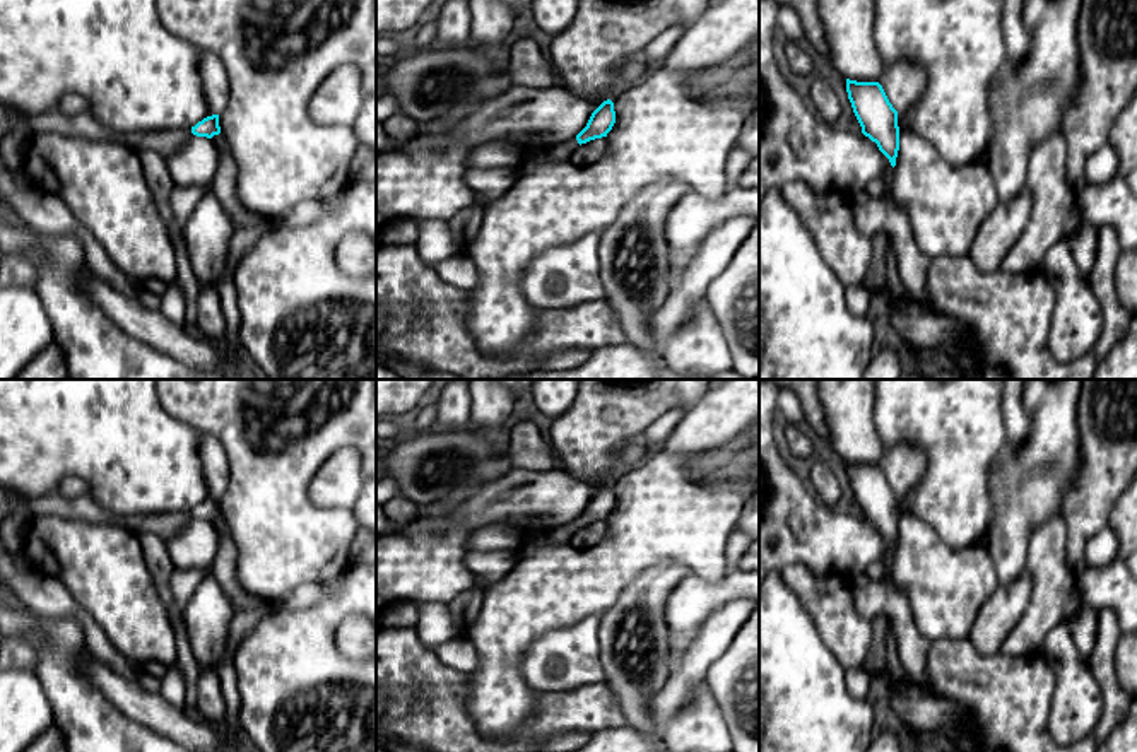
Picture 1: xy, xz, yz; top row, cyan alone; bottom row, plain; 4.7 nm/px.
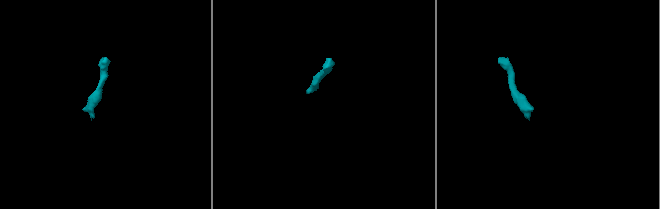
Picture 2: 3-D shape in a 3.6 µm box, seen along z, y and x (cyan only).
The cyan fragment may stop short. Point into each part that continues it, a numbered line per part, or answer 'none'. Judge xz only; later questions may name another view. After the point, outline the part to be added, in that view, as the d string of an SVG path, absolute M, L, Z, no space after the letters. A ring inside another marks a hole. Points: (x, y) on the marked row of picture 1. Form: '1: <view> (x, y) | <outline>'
none

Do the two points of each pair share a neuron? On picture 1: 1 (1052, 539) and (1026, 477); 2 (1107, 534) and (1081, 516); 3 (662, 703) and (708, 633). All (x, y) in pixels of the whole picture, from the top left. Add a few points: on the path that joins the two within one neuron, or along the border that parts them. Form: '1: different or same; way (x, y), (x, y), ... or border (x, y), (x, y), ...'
1: different; border (1060, 513), (1047, 518), (1033, 530), (1026, 558)
2: different; border (1107, 525), (1088, 542), (1086, 564)
3: same; way (679, 686), (703, 650)

